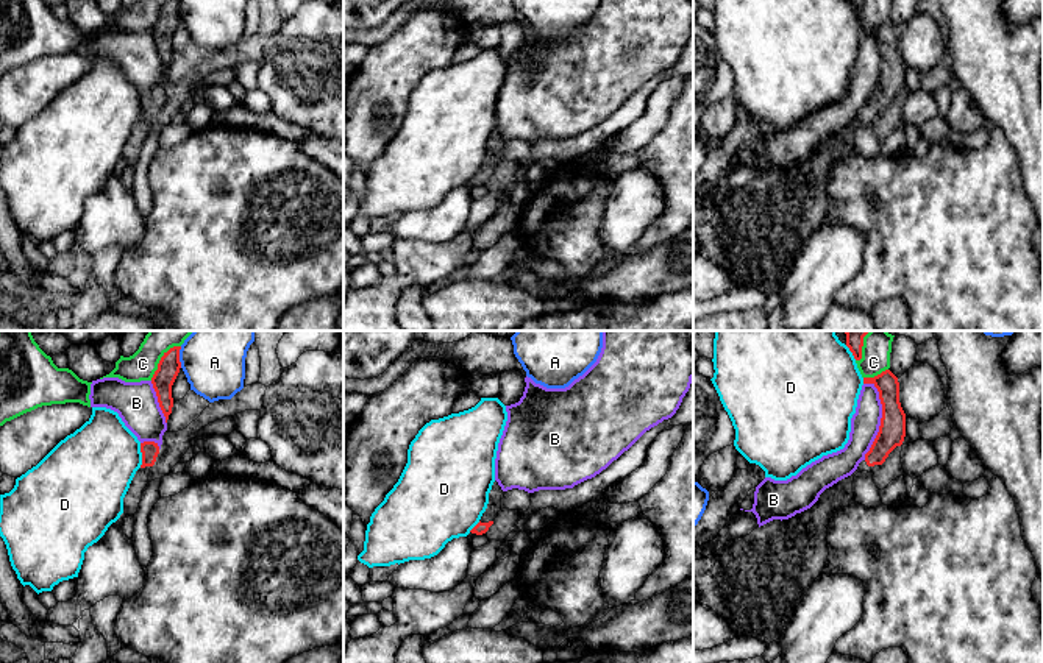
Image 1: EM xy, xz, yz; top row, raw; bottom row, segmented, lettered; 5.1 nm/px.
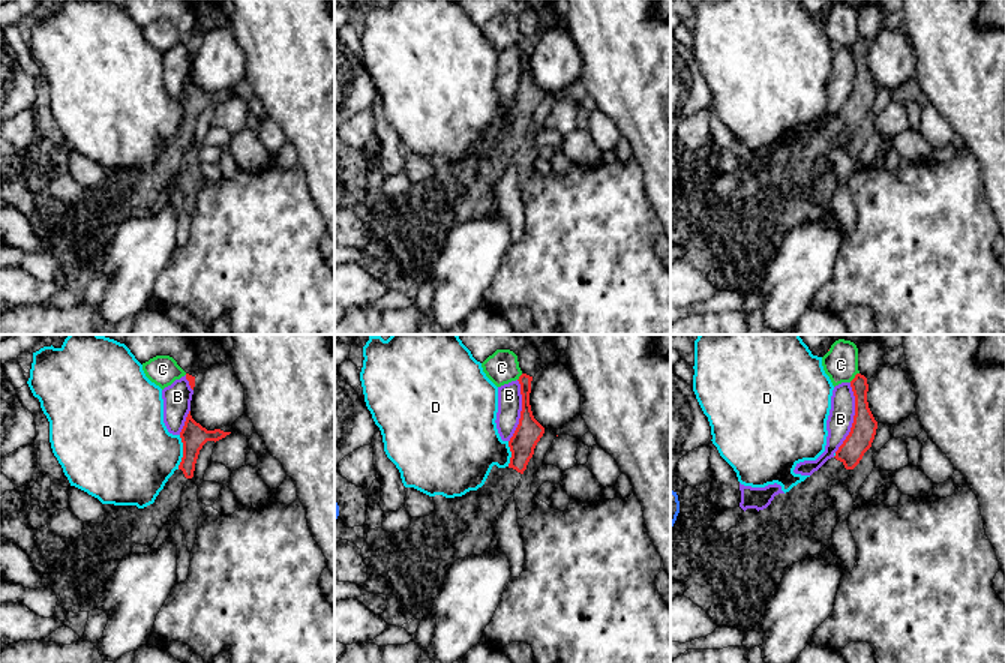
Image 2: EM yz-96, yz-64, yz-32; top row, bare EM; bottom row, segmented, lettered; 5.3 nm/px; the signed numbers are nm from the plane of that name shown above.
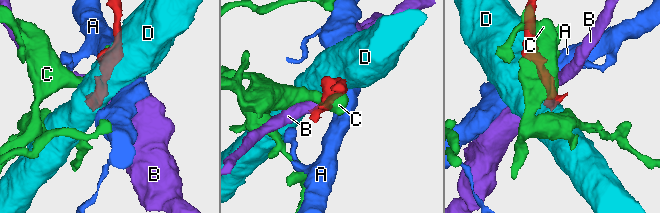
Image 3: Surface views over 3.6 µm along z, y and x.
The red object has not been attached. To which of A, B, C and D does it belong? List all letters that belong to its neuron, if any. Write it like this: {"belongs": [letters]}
{"belongs": []}

